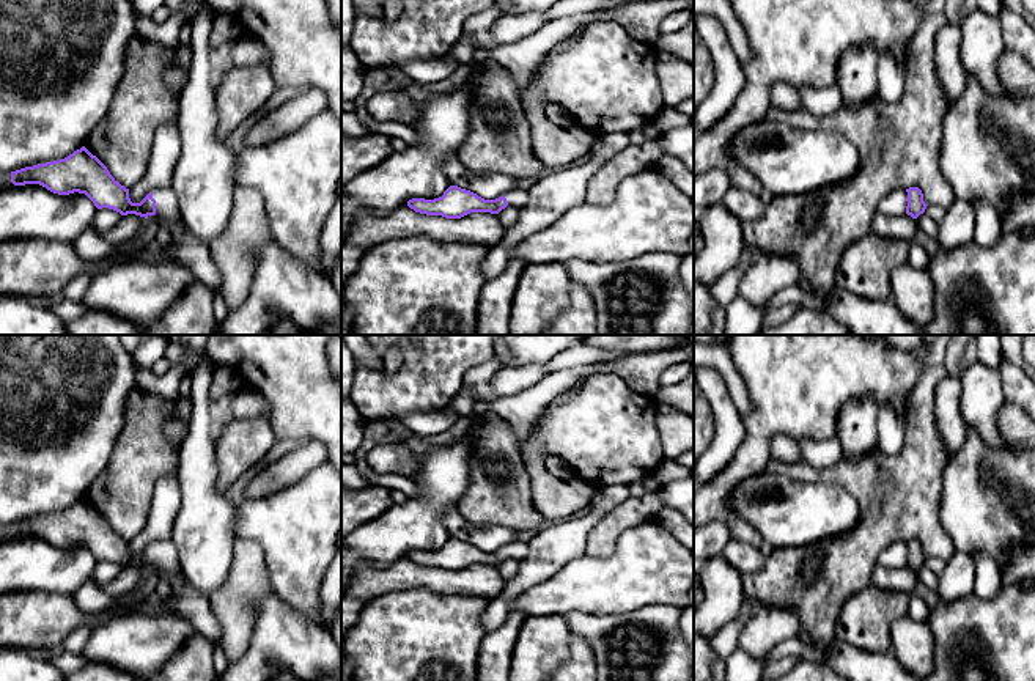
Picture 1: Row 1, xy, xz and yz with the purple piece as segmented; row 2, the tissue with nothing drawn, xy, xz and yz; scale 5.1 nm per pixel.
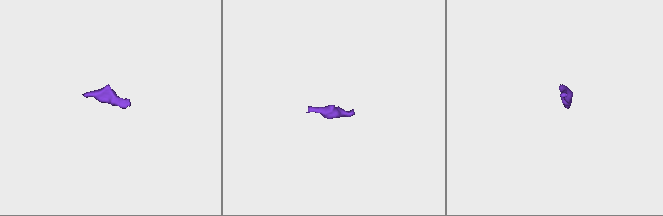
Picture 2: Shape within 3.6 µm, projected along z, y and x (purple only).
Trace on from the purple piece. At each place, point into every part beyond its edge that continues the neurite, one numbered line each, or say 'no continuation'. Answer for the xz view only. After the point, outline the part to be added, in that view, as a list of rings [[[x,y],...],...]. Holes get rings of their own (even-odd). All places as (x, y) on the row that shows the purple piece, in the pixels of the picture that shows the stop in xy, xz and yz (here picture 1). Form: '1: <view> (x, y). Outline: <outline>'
1: xz (518, 198). Outline: [[[514,189],[511,192],[506,192],[503,197],[506,198],[508,206],[521,211],[529,201],[529,190]]]

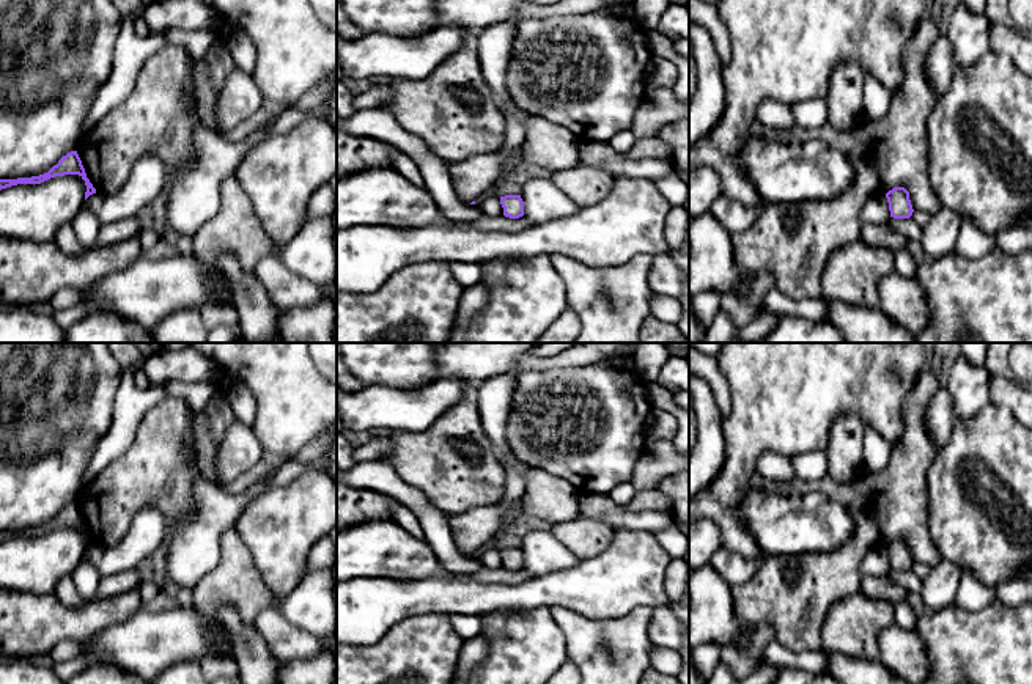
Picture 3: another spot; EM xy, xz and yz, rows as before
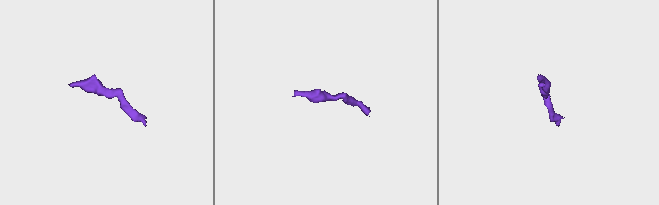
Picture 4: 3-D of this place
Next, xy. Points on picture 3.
no continuation

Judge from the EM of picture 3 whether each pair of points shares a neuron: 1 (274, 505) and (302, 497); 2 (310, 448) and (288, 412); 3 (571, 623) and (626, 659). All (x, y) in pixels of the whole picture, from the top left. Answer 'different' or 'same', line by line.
1: same
2: different
3: same

